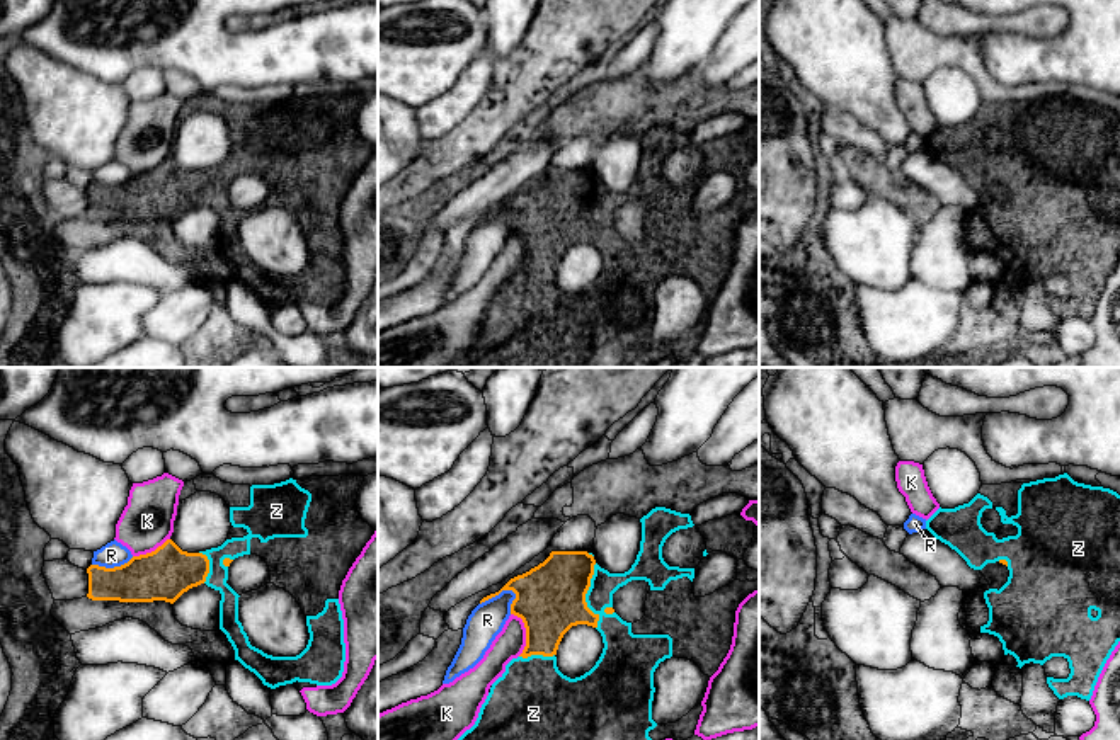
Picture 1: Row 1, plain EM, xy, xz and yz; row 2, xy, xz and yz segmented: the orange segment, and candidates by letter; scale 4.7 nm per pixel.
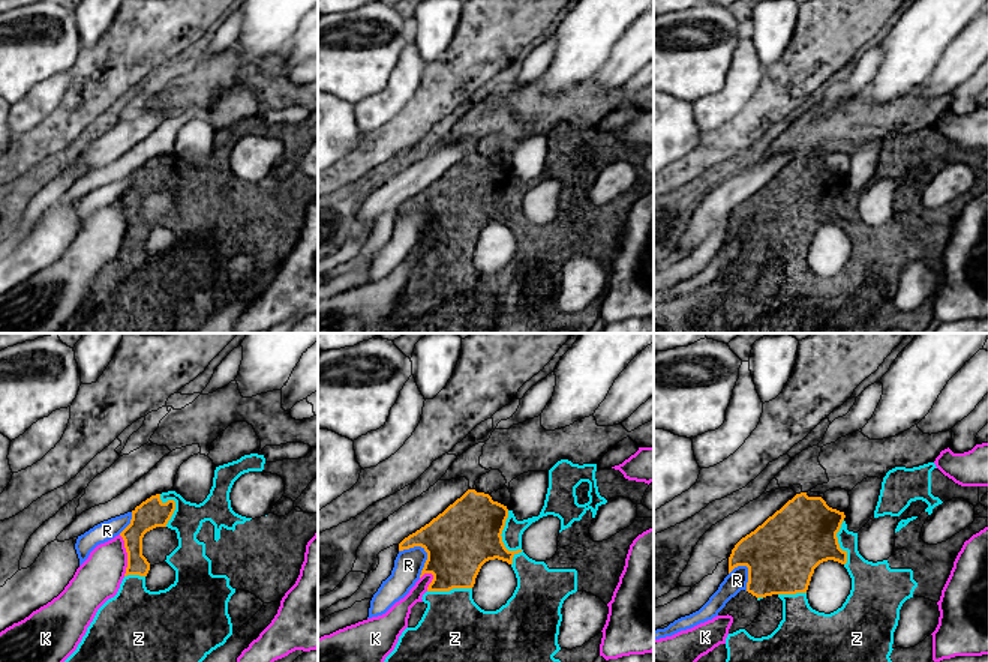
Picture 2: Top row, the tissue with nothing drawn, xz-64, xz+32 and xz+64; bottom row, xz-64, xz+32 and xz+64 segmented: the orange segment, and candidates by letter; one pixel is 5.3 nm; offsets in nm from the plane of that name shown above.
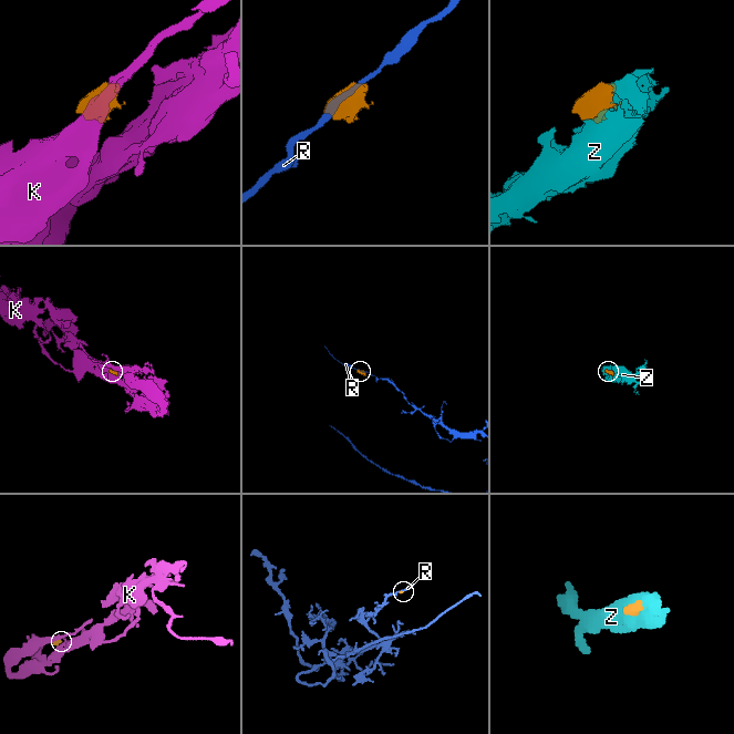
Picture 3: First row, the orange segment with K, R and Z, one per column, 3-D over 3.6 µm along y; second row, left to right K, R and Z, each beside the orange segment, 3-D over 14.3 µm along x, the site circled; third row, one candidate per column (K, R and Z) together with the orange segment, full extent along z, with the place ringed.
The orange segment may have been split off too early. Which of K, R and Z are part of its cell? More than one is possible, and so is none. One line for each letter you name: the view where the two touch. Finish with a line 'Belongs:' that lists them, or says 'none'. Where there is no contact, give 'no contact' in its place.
Z: xz
Belongs: Z

